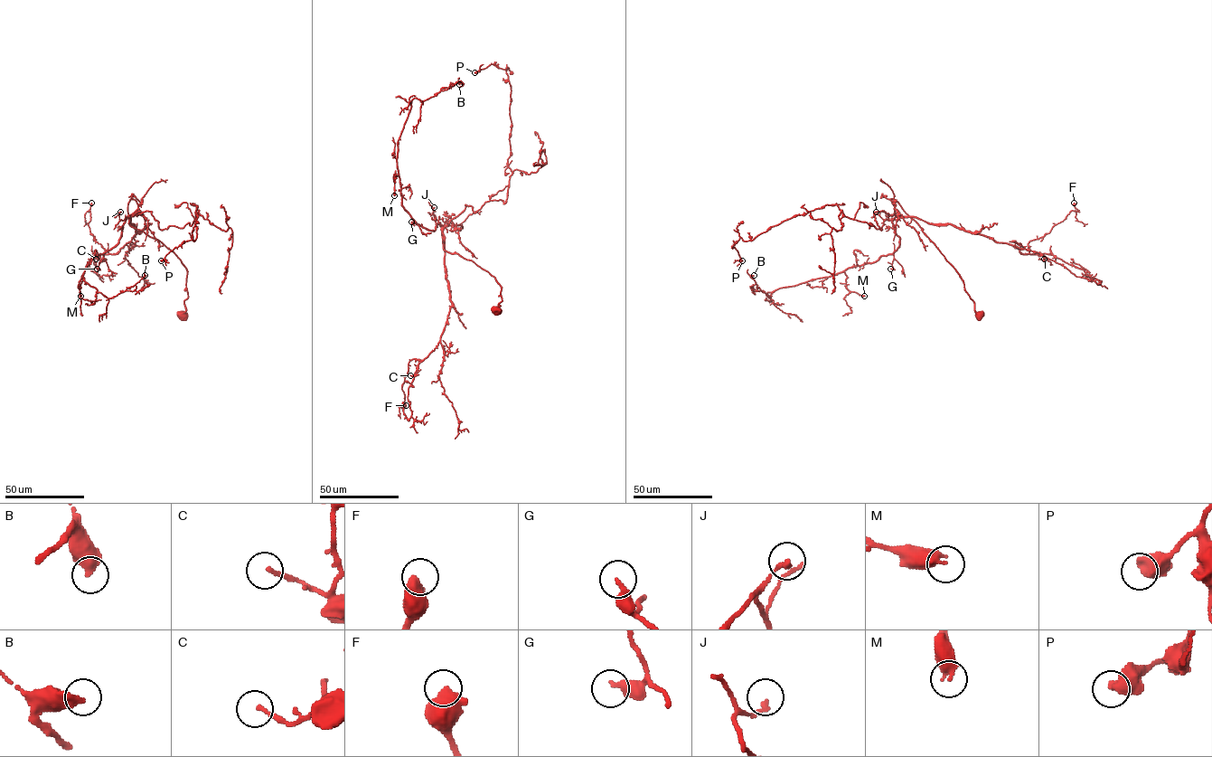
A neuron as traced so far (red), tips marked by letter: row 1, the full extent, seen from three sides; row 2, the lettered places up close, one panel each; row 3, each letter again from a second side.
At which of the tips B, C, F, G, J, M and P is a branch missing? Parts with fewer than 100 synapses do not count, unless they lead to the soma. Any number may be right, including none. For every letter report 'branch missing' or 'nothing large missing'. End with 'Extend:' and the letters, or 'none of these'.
B: nothing large missing
C: nothing large missing
F: nothing large missing
G: nothing large missing
J: nothing large missing
M: nothing large missing
P: nothing large missing
Extend: none of these

